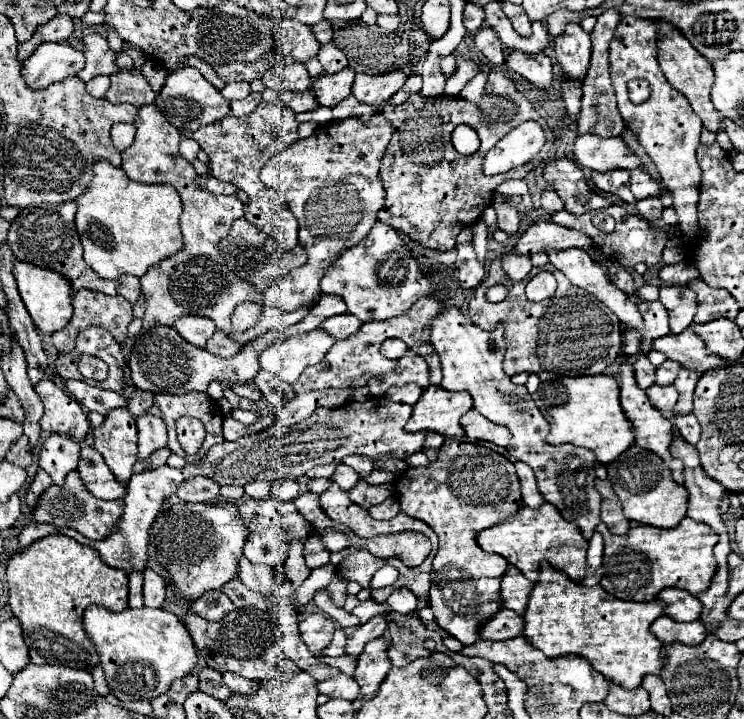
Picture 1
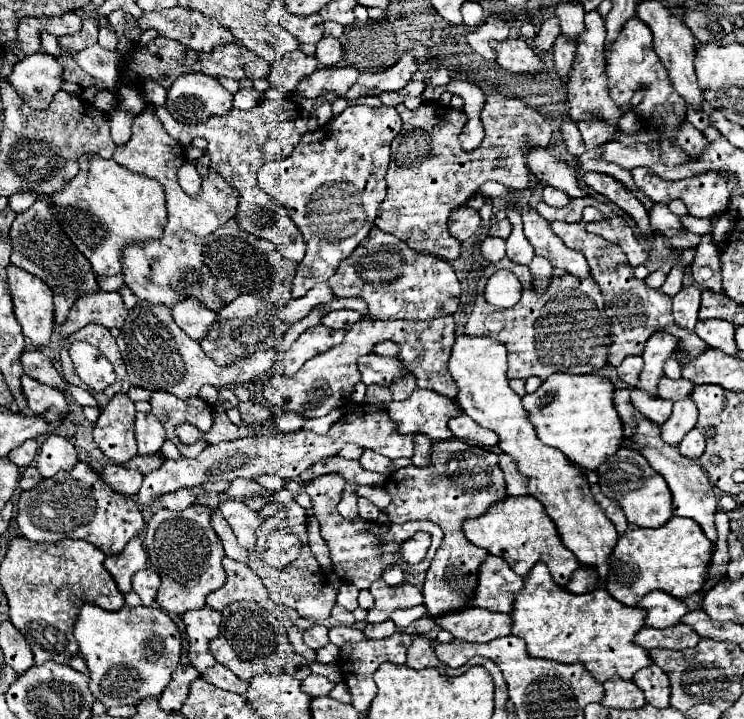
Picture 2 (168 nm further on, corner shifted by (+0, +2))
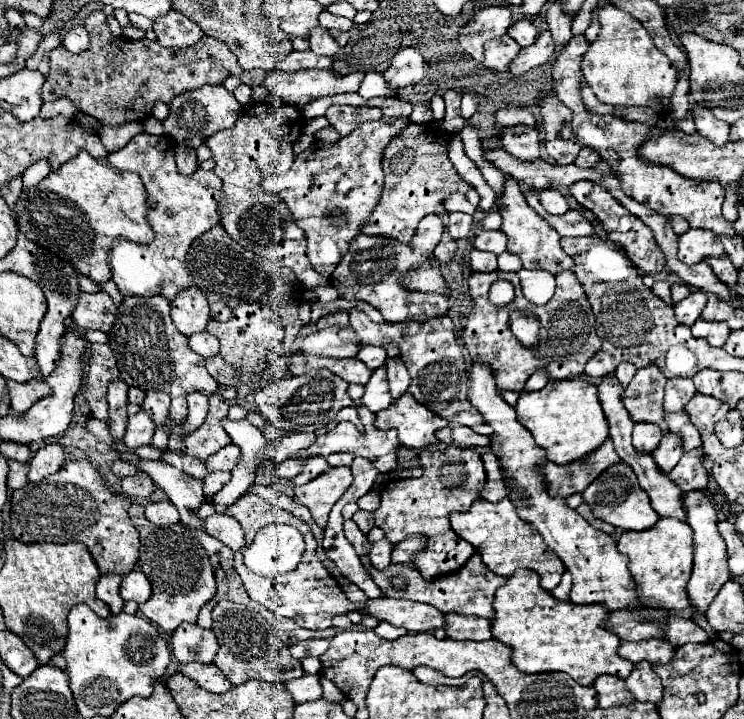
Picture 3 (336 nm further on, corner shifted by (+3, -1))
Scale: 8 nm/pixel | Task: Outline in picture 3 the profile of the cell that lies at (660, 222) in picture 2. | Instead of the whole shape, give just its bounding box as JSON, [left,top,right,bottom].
[678,229,724,265]

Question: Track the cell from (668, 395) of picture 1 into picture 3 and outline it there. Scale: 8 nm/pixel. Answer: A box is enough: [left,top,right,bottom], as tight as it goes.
[632,423,662,453]

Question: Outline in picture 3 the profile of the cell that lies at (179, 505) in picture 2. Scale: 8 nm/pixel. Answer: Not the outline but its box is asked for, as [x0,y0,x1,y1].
[146,501,180,525]

